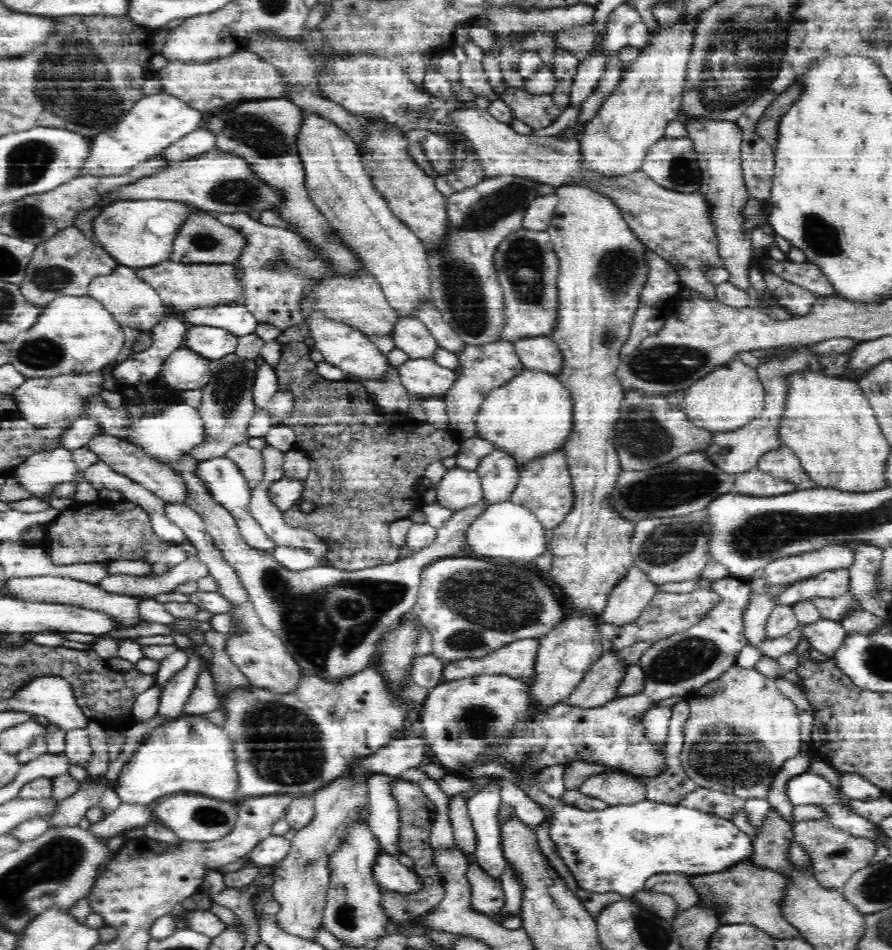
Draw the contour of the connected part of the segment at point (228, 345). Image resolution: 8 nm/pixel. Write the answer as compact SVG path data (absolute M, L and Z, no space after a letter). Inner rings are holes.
M191 325L185 336L184 347L208 361L220 360L235 353L238 344L238 336L217 326Z

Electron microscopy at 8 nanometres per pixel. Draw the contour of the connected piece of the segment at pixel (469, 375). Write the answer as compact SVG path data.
M500 340L481 346L468 345L460 353L460 370L456 372L456 382L443 395L448 411L447 430L456 438L463 441L477 436L475 432L475 414L479 411L485 396L495 388L508 384L514 377L522 373L525 366L520 361L515 347L509 341Z

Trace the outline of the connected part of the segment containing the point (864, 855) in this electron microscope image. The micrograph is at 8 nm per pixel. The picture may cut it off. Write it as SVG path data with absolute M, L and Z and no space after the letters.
M806 819L802 822L794 822L793 838L810 855L815 882L824 889L842 890L851 874L872 863L875 855L874 841L840 830L827 819Z

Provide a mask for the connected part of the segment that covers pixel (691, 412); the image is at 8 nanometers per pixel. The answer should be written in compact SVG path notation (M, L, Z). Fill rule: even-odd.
M740 358L730 359L724 365L718 365L698 382L684 391L684 402L681 408L692 424L703 429L730 432L750 424L763 413L765 405L765 388L760 382L758 371Z

